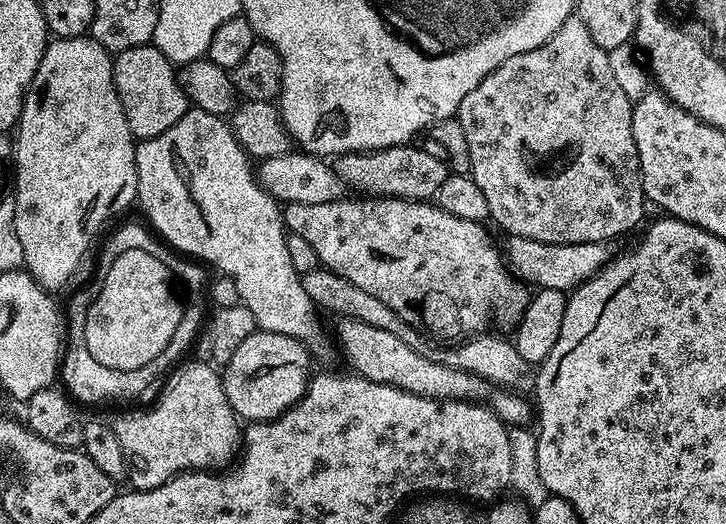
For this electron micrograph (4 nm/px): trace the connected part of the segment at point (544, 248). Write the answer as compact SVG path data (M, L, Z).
M508 236L502 244L502 255L517 280L533 289L558 290L571 294L590 278L598 275L614 255L613 245L608 242L578 242L559 244L558 242L534 242L534 238Z

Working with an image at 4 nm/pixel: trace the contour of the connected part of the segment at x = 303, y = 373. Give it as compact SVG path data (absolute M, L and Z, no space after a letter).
M256 331L234 350L222 372L226 398L244 422L273 420L304 397L308 389L310 352L301 341L286 334Z

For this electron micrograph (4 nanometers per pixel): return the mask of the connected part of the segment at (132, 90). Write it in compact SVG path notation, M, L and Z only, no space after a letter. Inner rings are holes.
M153 43L115 53L112 81L118 90L126 122L137 141L149 140L162 134L162 130L170 130L170 126L174 126L178 118L185 116L190 107L188 95L180 85L177 69Z

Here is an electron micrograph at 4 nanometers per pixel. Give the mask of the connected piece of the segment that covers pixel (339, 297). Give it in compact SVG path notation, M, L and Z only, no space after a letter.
M317 266L314 270L303 273L300 277L300 285L302 290L306 290L306 294L310 294L313 305L325 313L327 313L326 311L333 312L336 318L366 322L370 326L378 326L378 330L390 330L390 334L398 334L398 338L402 338L402 342L406 342L406 346L410 346L410 350L430 358L442 366L473 372L491 385L511 388L512 391L519 394L528 394L533 391L533 365L528 364L526 358L522 358L522 354L518 354L515 343L511 339L502 340L498 336L477 334L466 340L449 343L447 346L437 346L417 325L407 324L384 302L378 302L378 298L374 298L374 294L362 290L362 286L354 286L354 282L350 282L350 278L342 278L326 267Z

